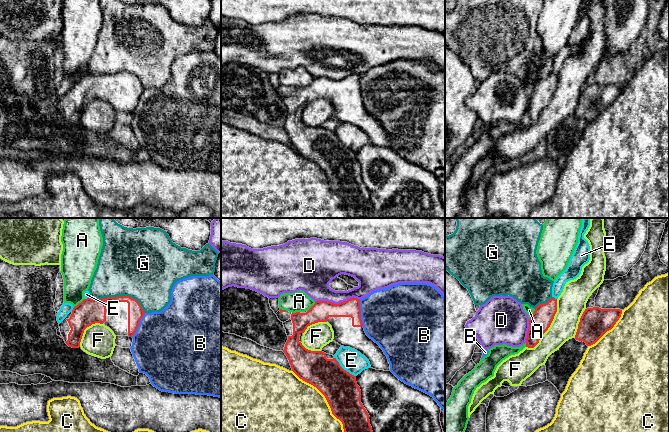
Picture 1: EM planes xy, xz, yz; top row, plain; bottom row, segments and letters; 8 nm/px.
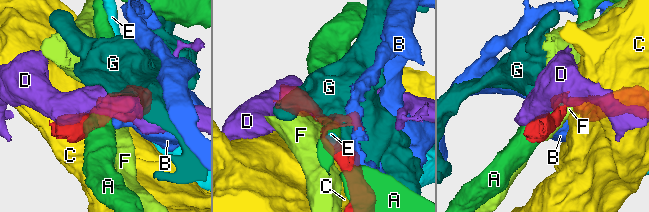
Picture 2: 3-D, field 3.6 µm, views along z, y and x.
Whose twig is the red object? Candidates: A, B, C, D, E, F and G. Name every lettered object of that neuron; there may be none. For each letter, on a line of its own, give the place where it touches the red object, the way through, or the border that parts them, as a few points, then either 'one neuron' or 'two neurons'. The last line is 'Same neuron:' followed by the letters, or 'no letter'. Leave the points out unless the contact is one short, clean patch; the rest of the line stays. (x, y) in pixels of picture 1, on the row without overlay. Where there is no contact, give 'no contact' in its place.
A: contact xy (79, 79); two neurons
B: contact xz (360, 89); border xz (359, 76), (360, 95), (363, 102); two neurons
C: contact xz (328, 179); two neurons
D: contact xz (337, 80); two neurons
E: contact xz (343, 145); two neurons
F: contact yz (549, 102); two neurons
G: contact xy (119, 72); two neurons
Same neuron: no letter

